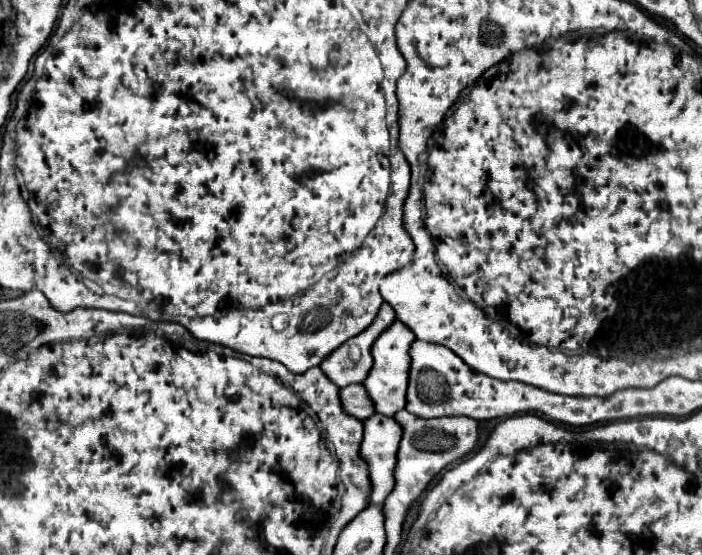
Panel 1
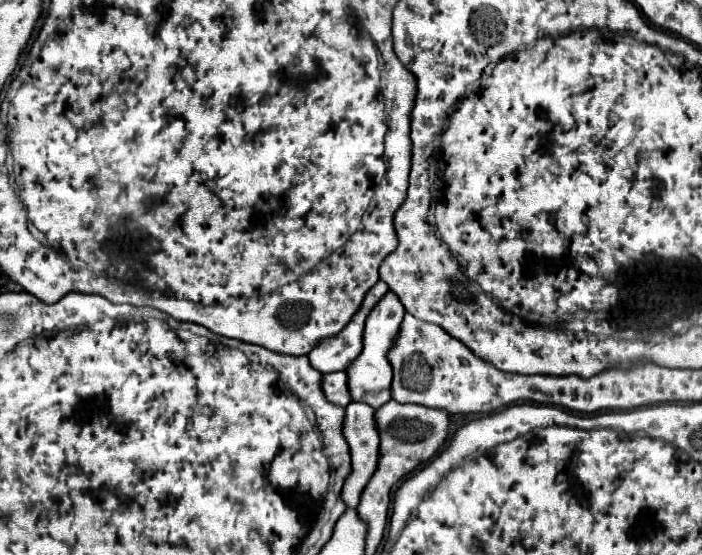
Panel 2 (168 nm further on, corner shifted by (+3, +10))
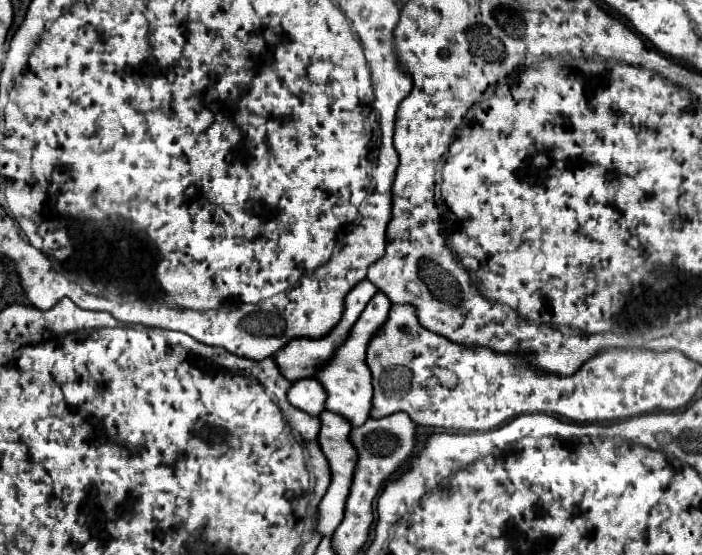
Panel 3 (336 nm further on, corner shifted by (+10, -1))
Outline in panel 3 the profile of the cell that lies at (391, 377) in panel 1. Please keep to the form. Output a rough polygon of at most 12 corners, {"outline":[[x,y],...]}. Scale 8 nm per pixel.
{"outline":[[382,291],[316,379],[326,409],[354,427],[370,419],[374,391],[366,351],[388,321]]}

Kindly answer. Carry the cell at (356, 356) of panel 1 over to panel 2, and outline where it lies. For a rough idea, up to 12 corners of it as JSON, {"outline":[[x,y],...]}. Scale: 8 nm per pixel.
{"outline":[[379,280],[353,320],[321,340],[309,362],[321,374],[345,370],[361,352],[365,318],[387,294]]}

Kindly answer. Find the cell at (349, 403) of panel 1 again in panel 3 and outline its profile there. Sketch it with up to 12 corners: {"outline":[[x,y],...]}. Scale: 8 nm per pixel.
{"outline":[[300,379],[288,391],[294,407],[320,415],[326,391],[316,379]]}

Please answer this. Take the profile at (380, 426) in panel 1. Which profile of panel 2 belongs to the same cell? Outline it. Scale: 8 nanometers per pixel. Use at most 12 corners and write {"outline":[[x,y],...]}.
{"outline":[[363,402],[345,406],[343,436],[351,474],[341,500],[357,508],[377,468],[375,410]]}

